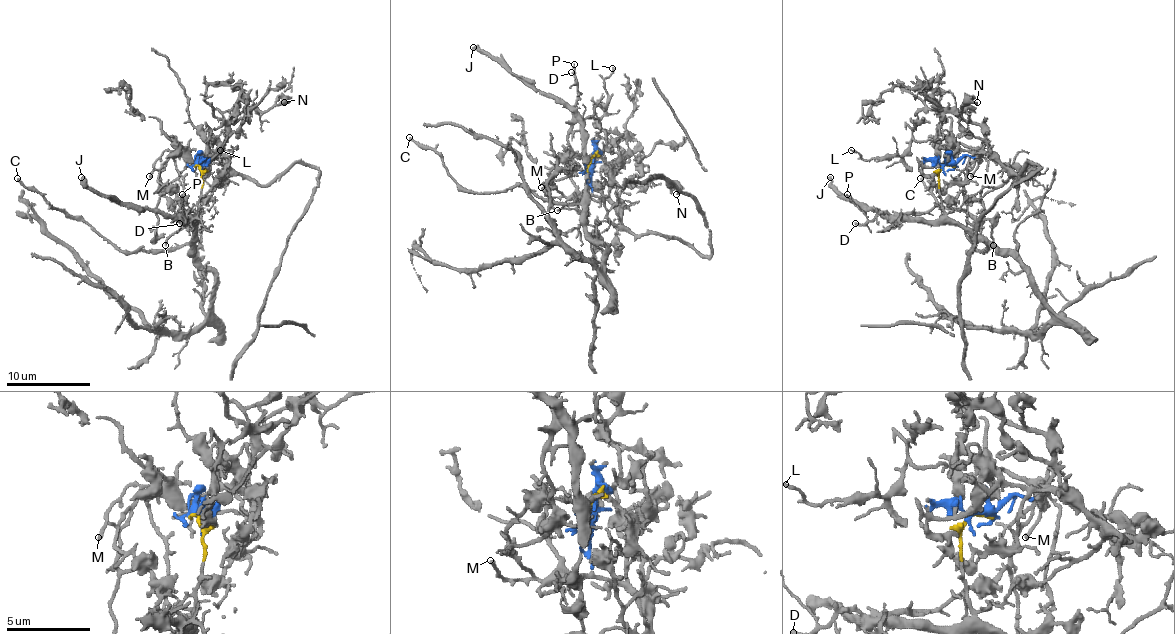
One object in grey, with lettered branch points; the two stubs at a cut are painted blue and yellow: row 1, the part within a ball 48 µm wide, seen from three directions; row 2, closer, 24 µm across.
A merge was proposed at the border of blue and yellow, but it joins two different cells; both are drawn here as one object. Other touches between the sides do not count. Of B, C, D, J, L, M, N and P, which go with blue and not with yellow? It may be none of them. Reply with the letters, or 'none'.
B, L, M, N

